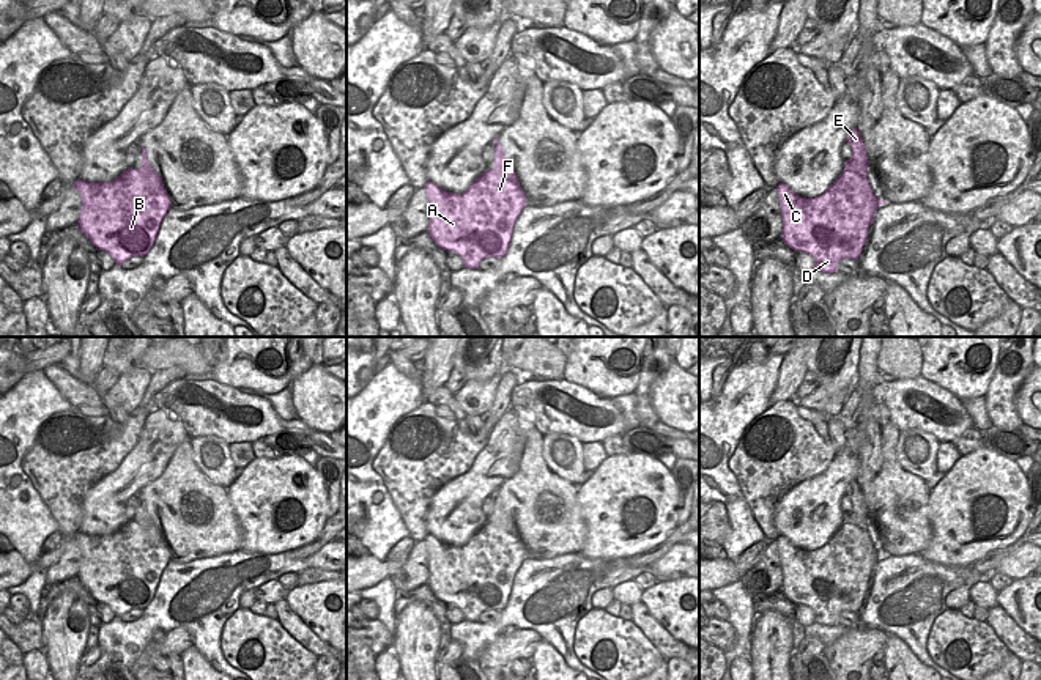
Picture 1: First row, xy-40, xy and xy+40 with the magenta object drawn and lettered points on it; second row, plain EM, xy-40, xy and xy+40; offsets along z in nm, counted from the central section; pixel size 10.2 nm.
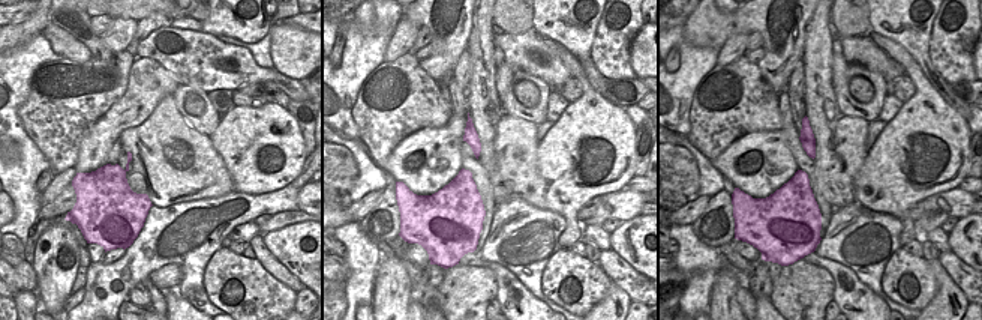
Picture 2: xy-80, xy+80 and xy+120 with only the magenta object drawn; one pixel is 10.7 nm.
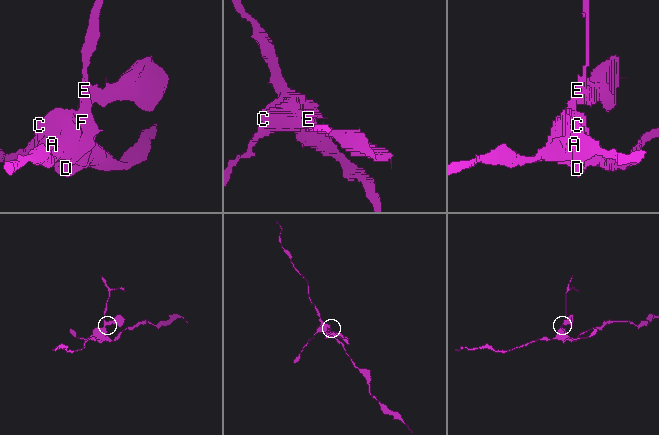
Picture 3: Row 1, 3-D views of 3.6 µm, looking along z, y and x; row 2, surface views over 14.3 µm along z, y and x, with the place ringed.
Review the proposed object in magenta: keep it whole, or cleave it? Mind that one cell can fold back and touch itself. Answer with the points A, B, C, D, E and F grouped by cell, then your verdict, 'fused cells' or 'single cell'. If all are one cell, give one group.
A B C D F / E; fused cells

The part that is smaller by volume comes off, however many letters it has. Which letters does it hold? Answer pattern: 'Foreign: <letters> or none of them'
Foreign: E

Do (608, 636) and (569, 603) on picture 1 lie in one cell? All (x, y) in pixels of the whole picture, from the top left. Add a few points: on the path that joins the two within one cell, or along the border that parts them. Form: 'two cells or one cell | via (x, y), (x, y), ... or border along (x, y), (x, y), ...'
two cells | border along (592, 608), (578, 622), (572, 649)

